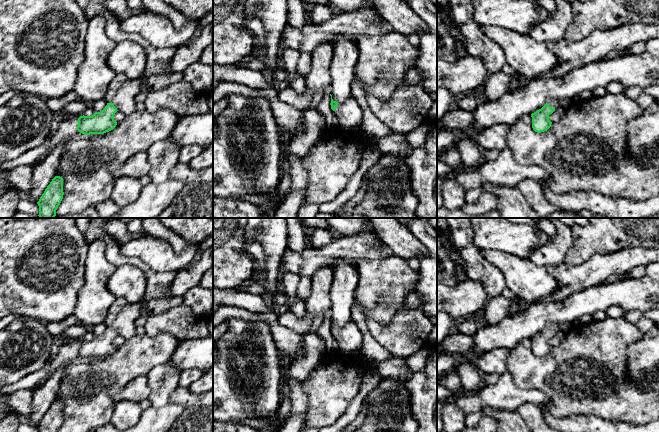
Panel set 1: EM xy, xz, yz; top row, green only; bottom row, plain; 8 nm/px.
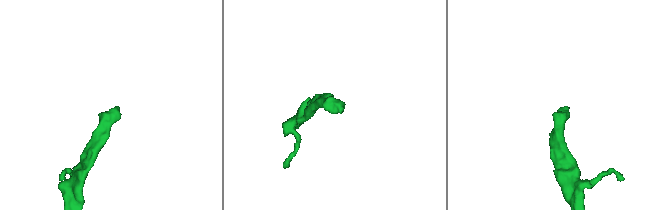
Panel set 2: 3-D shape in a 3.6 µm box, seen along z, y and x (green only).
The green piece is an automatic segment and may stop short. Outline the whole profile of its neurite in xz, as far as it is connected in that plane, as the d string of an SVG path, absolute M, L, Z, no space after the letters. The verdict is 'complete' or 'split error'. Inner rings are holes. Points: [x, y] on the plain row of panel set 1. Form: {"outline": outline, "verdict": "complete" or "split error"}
{"outline": "M331 318L330 320L331 320L331 327L330 327L331 333L334 335L335 339L338 341L339 351L343 353L360 352L361 347L362 347L362 342L363 342L363 336L360 329L356 325L356 323L354 321L350 321L342 327L338 327L332 323Z", "verdict": "split error"}

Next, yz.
{"outline": "M548 323L547 327L539 334L531 338L532 352L535 356L541 357L547 355L552 346L549 339L552 338L557 331L560 331L560 323Z", "verdict": "split error"}

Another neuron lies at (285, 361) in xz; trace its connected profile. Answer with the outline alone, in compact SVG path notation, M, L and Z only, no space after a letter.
M279 352L279 368L282 374L282 382L286 380L291 364L292 364L291 357L283 352Z

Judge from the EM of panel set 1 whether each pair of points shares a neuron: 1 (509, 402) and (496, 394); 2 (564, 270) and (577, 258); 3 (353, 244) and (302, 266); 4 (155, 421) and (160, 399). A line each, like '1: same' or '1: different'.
1: same
2: different
3: same
4: different

